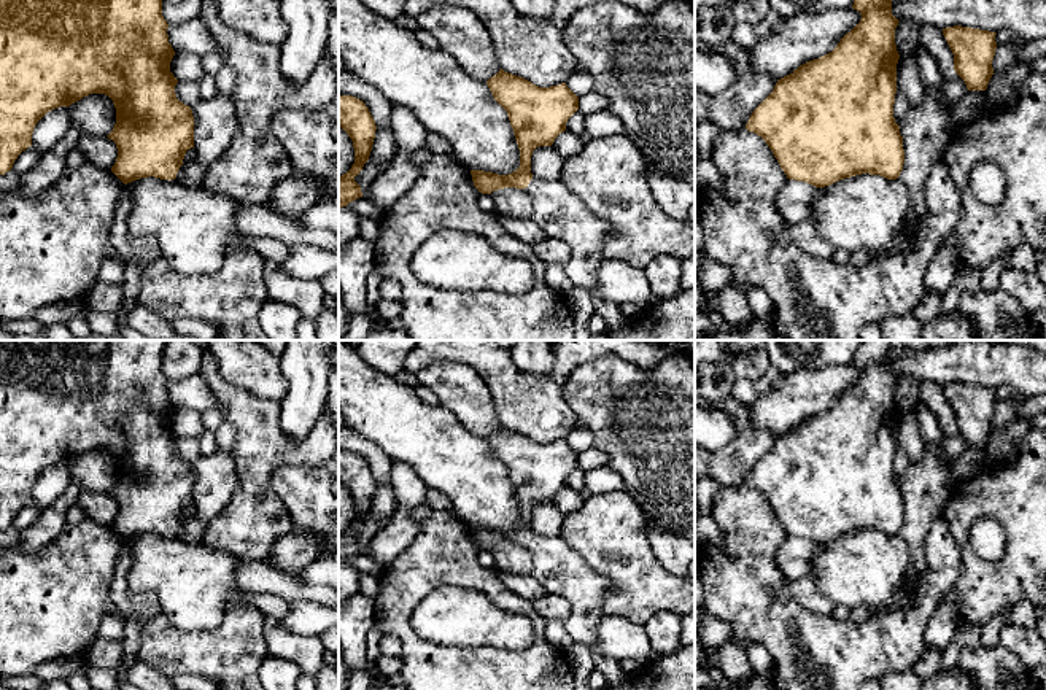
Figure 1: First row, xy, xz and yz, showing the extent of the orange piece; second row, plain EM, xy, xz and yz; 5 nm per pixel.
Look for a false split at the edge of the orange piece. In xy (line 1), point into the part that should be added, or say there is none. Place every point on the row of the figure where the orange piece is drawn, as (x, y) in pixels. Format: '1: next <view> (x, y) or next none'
1: next none

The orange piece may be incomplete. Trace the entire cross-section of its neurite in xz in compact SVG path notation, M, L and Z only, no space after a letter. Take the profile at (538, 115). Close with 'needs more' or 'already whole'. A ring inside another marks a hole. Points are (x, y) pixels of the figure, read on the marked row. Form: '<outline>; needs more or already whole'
M502 68L486 84L494 100L507 111L520 149L520 167L509 175L471 170L474 186L482 194L526 188L531 196L529 218L548 238L558 238L571 248L571 258L564 264L569 280L591 297L595 313L606 321L606 332L623 329L626 318L620 305L602 300L596 293L602 240L612 226L595 216L561 180L534 178L531 173L533 151L537 146L552 146L566 130L568 119L579 110L579 97L566 83L539 87Z; needs more

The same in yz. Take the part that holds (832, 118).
M854 0L852 8L862 14L860 22L831 52L777 79L773 92L754 110L746 124L749 132L766 141L788 180L804 181L815 188L862 173L897 180L905 164L903 137L893 118L900 59L895 29L900 21L892 14L892 0Z; already whole

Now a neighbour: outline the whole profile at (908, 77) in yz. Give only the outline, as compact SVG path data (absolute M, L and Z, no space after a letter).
M916 54L900 56L897 64L897 89L906 95L911 107L922 103L925 86Z

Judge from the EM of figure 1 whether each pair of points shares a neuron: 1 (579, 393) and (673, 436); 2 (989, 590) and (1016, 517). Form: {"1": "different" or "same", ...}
{"1": "same", "2": "same"}

